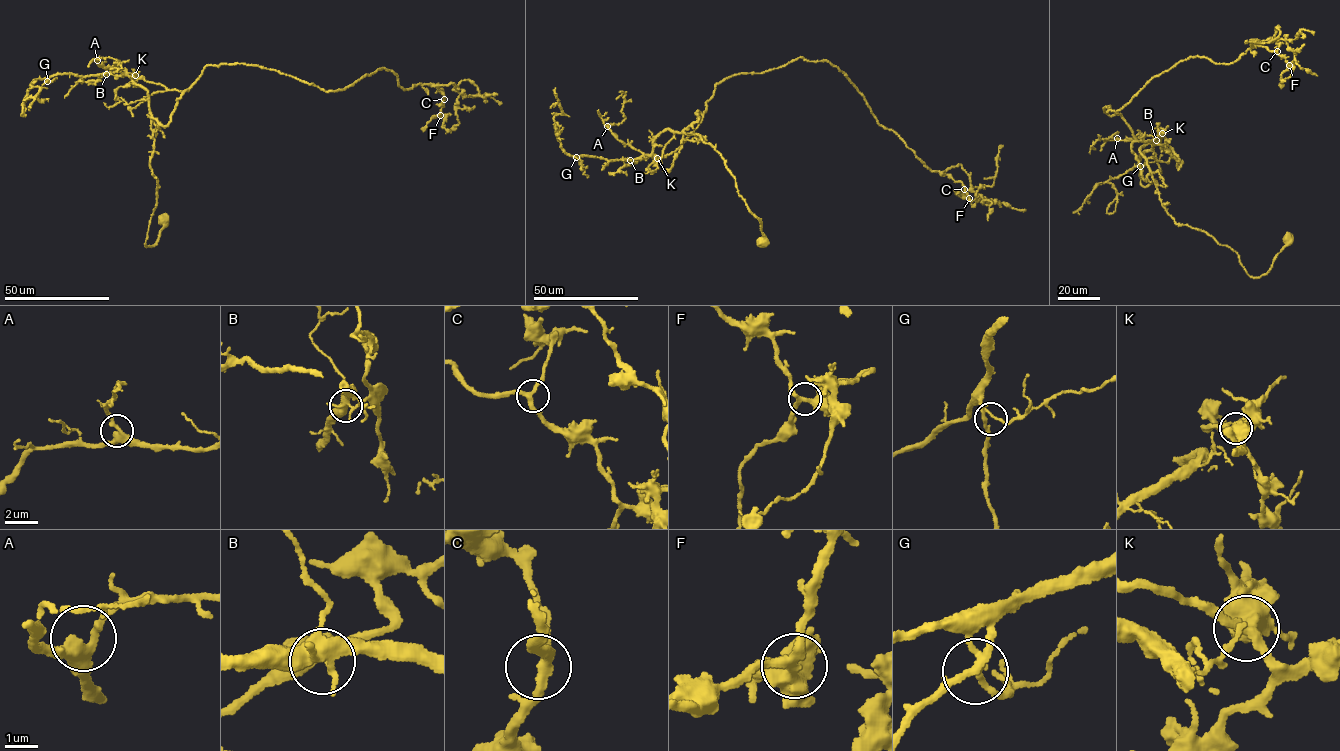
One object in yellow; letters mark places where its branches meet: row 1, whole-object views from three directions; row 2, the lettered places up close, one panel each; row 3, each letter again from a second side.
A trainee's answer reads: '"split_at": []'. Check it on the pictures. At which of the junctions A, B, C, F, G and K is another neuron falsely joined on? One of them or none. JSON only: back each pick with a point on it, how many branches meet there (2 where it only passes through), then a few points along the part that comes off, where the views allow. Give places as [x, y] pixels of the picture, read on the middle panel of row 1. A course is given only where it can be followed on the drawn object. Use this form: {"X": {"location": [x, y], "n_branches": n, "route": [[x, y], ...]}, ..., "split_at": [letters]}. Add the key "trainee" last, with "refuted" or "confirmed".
{"split_at": [], "trainee": "confirmed"}

